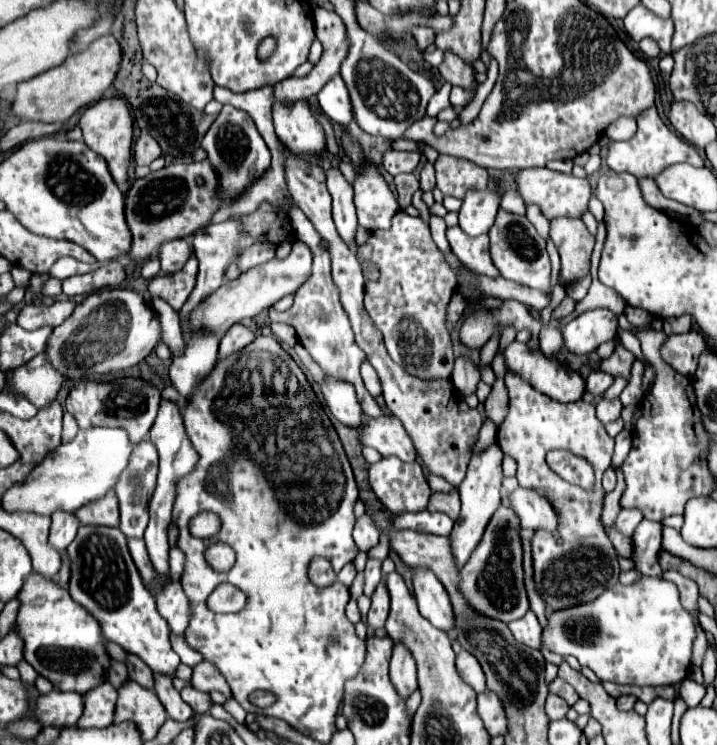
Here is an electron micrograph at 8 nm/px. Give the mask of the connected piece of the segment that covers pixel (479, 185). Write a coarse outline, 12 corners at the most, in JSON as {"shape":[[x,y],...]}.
{"shape":[[440,155],[434,167],[442,195],[462,199],[488,187],[488,171]]}

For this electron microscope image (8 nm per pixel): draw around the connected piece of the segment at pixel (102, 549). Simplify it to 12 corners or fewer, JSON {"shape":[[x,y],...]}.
{"shape":[[82,525],[70,597],[108,641],[176,677],[168,623],[118,527]]}

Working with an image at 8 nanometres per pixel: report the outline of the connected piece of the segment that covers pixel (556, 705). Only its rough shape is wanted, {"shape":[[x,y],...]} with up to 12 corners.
{"shape":[[550,693],[546,699],[546,715],[562,719],[568,705],[558,695]]}

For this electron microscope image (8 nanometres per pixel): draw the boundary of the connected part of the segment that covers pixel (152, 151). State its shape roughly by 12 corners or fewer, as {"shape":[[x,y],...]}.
{"shape":[[142,135],[134,143],[136,165],[150,165],[160,157],[160,145]]}

